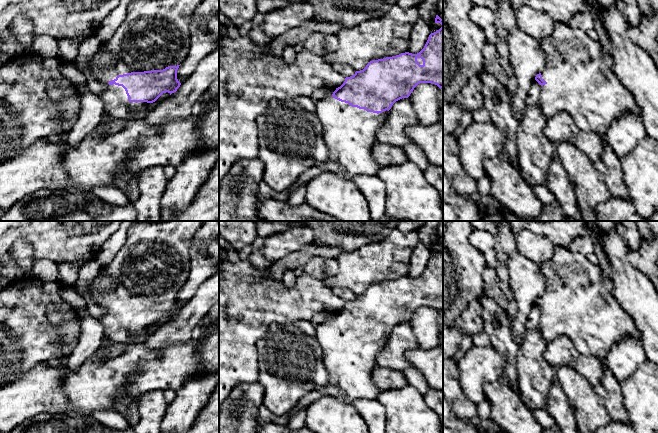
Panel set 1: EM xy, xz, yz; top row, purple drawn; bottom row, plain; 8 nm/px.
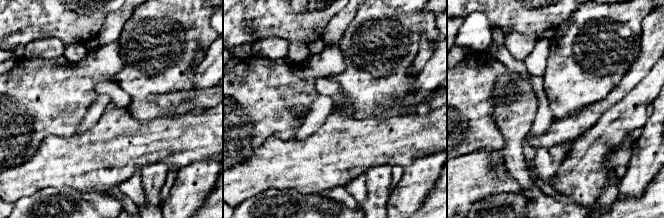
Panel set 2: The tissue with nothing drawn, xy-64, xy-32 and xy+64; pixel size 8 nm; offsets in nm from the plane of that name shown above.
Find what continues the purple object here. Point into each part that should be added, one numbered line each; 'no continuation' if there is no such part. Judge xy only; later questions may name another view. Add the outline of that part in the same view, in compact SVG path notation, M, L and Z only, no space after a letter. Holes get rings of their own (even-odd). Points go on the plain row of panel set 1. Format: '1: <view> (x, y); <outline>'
1: xy (155, 258); M163 221L136 223L129 227L125 244L114 259L101 269L112 278L114 289L110 294L96 296L93 300L107 310L107 314L99 319L104 328L104 338L125 344L134 343L149 328L129 326L122 310L109 309L108 306L116 303L118 299L163 294L168 290L180 289L190 272L193 239L204 222L206 221Z

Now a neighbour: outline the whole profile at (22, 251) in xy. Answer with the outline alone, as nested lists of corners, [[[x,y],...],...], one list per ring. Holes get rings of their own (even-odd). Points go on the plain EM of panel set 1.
[[[18,239],[12,246],[12,256],[22,271],[27,274],[35,263],[33,247],[26,239]]]

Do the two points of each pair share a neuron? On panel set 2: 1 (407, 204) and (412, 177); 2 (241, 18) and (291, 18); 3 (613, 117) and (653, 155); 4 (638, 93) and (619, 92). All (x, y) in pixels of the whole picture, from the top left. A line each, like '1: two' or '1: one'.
1: one
2: one
3: two
4: two

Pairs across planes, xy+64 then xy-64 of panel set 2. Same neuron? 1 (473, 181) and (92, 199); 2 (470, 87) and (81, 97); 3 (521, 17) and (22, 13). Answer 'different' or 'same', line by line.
1: different
2: same
3: same

